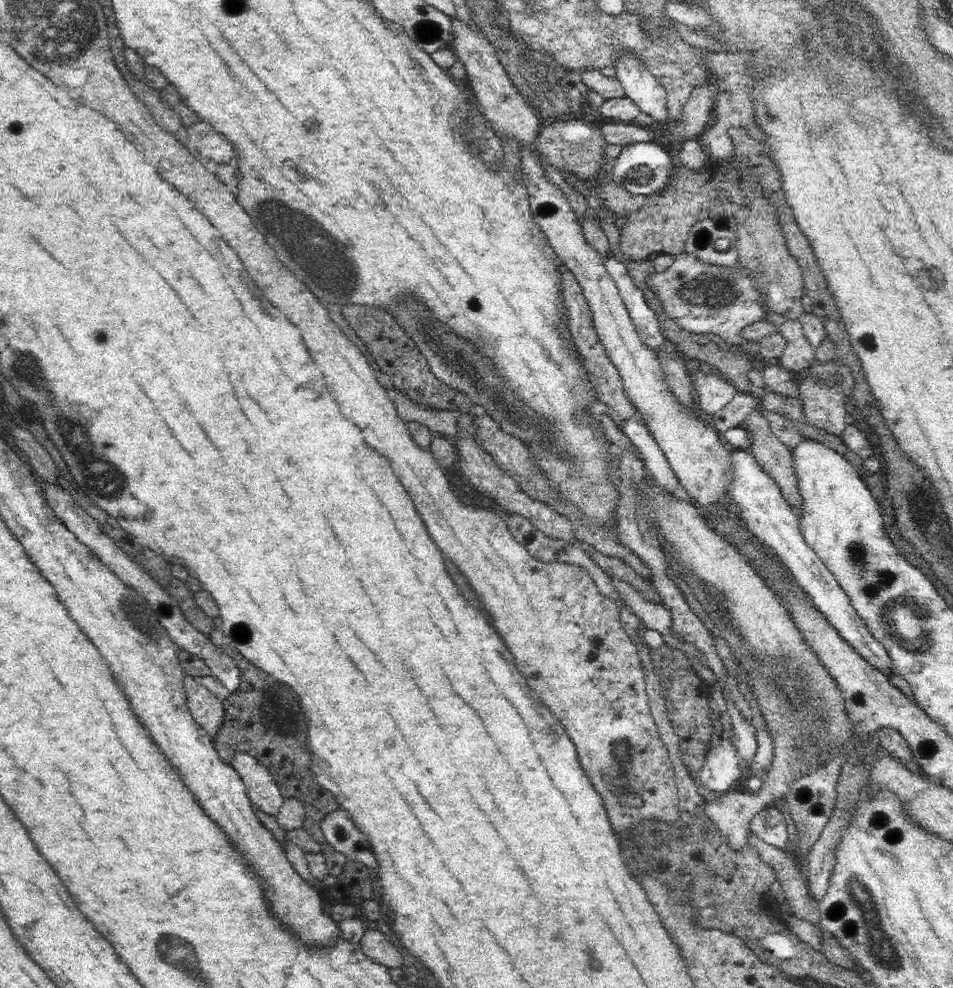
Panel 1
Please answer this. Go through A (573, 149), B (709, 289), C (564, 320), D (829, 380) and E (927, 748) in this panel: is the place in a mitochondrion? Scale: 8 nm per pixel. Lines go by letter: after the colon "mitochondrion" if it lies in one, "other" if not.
A: mitochondrion
B: mitochondrion
C: other
D: mitochondrion
E: mitochondrion

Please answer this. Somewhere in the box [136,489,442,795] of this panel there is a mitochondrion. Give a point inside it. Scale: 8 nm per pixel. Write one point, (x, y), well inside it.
(159, 568)

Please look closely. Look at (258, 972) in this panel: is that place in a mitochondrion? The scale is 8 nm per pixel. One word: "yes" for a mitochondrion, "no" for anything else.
no

